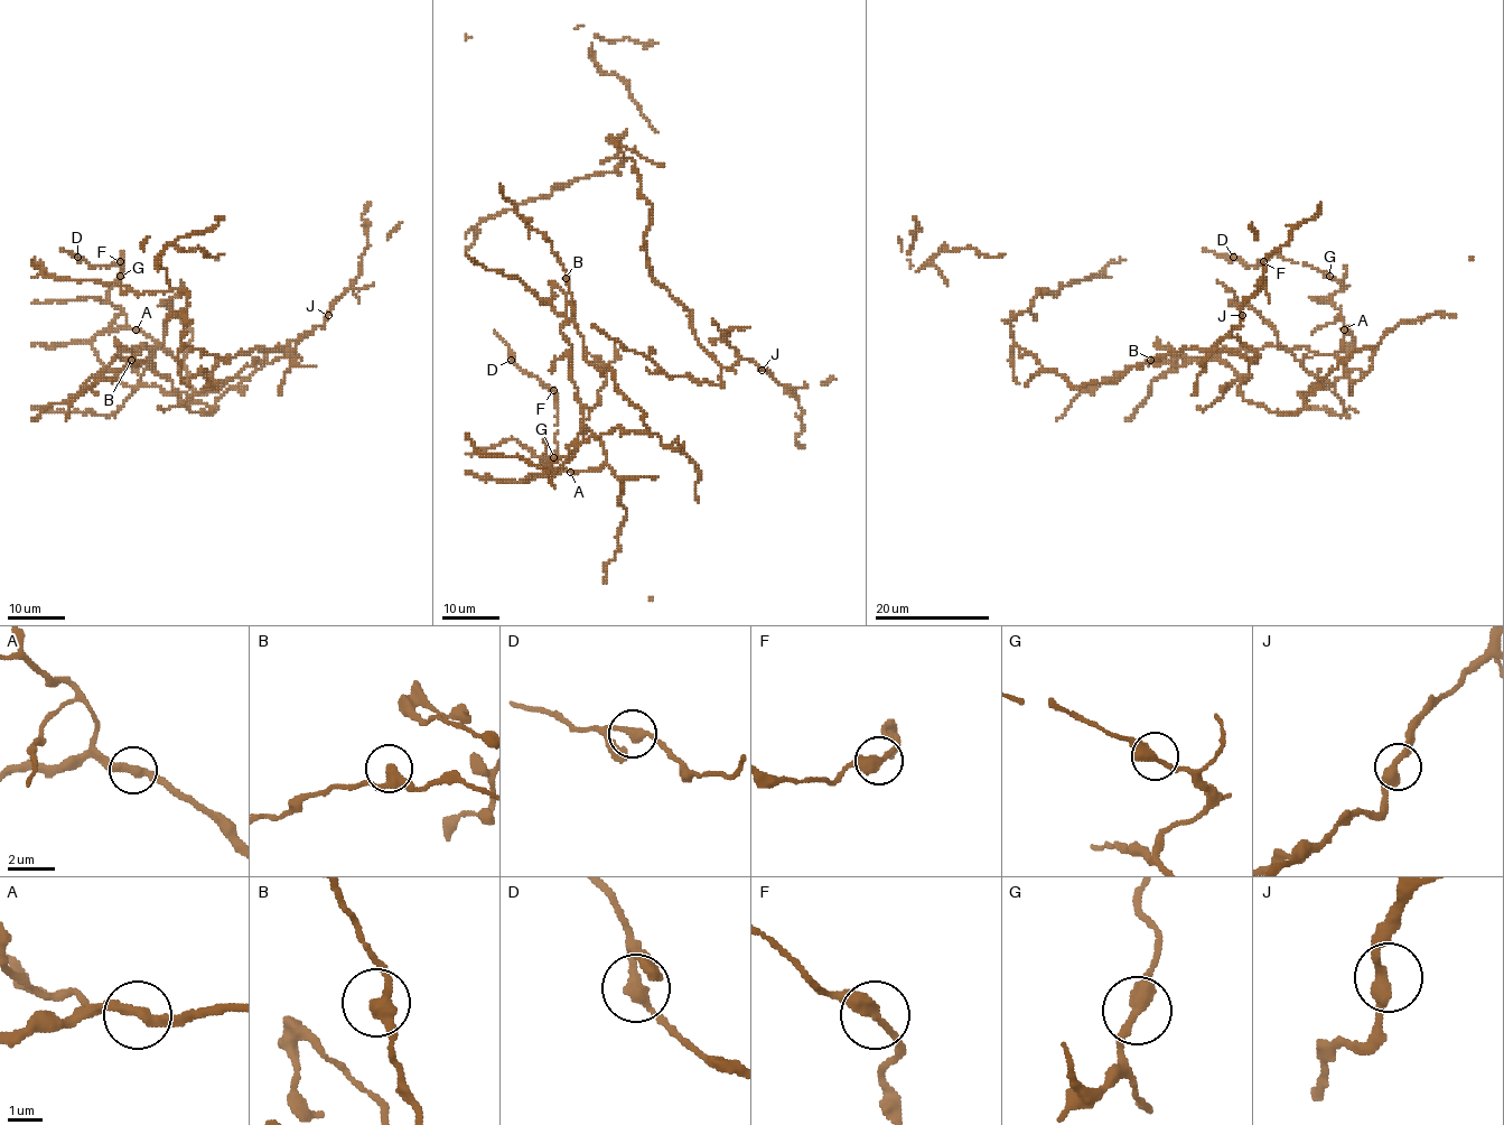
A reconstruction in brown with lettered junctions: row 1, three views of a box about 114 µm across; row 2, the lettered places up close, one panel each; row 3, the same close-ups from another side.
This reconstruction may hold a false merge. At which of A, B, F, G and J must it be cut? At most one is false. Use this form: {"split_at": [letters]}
{"split_at": []}

